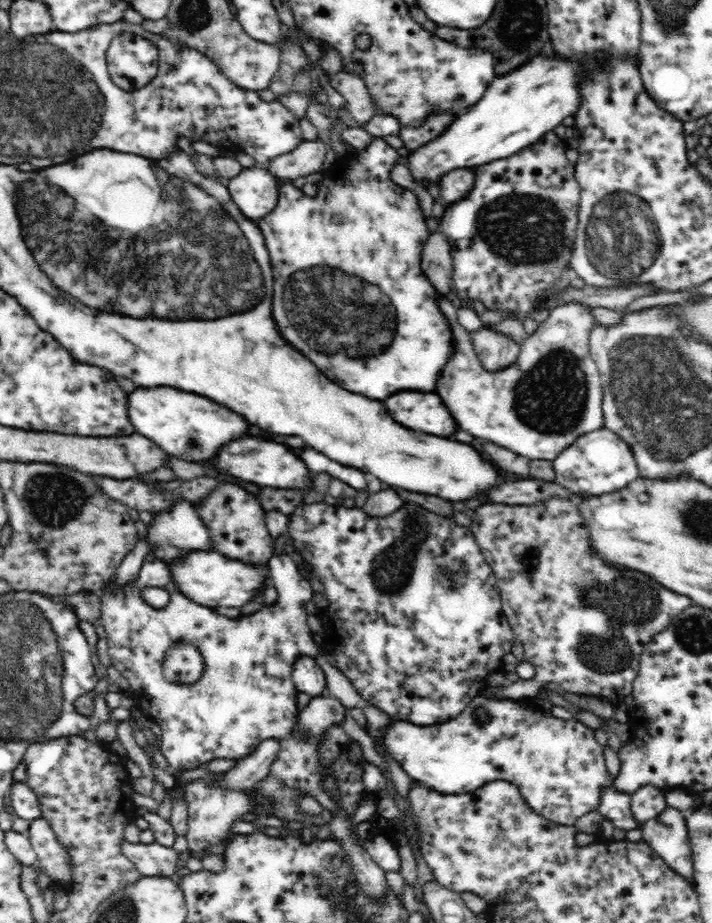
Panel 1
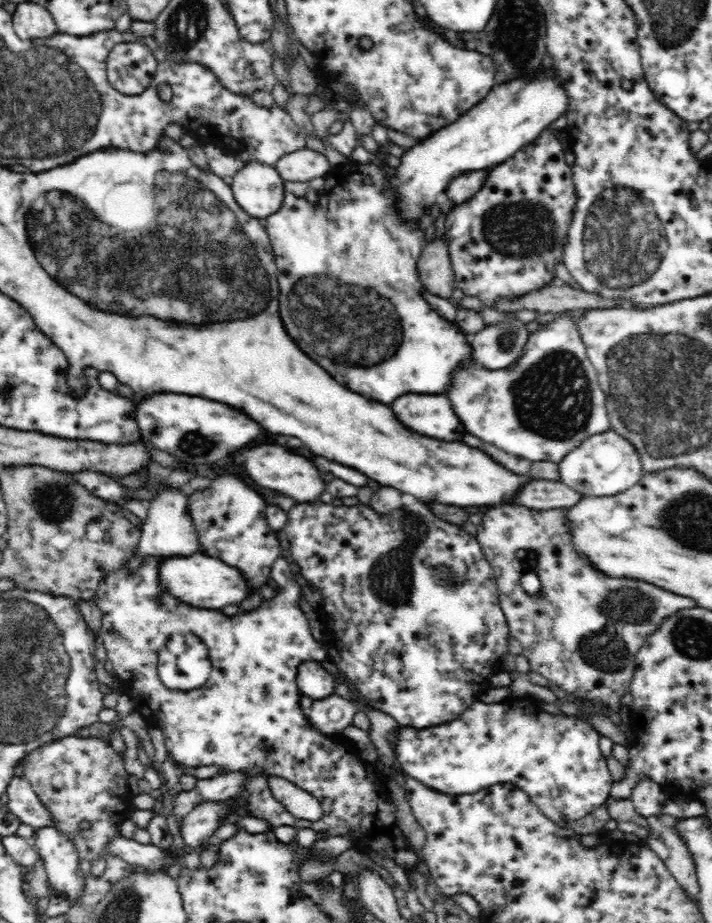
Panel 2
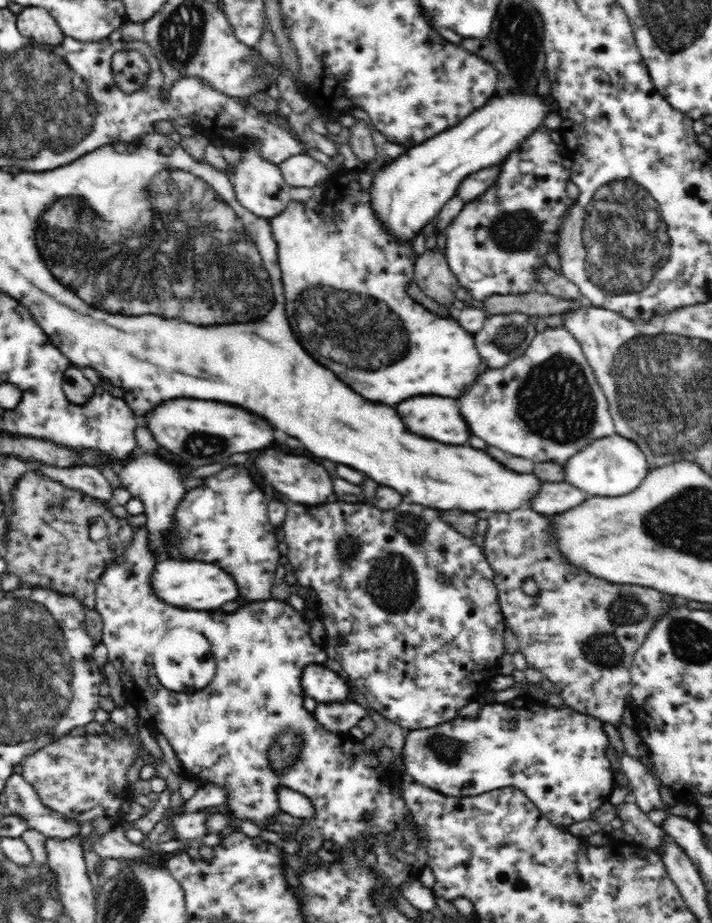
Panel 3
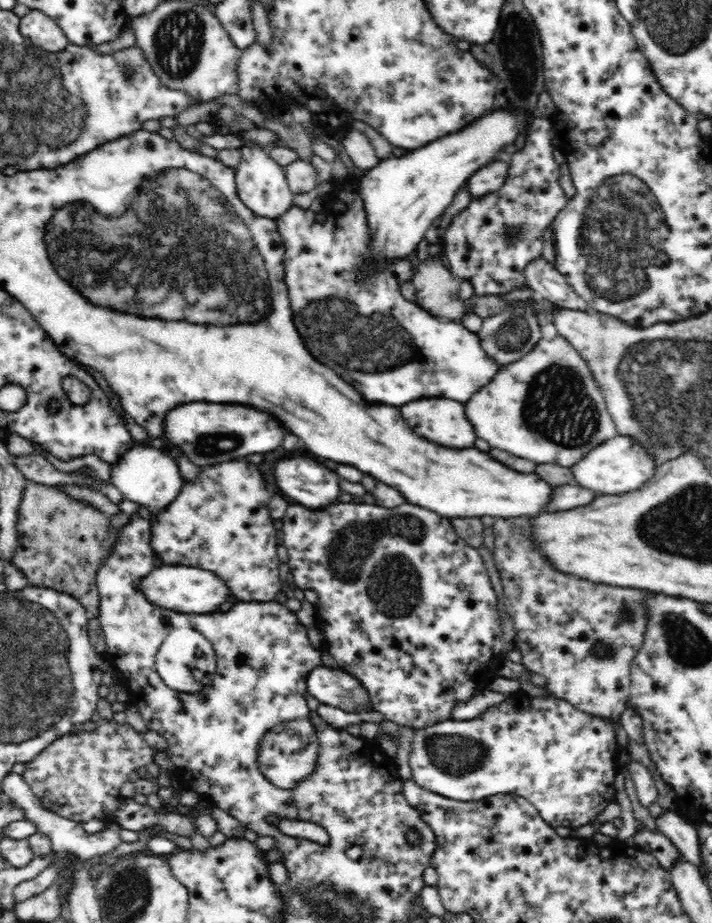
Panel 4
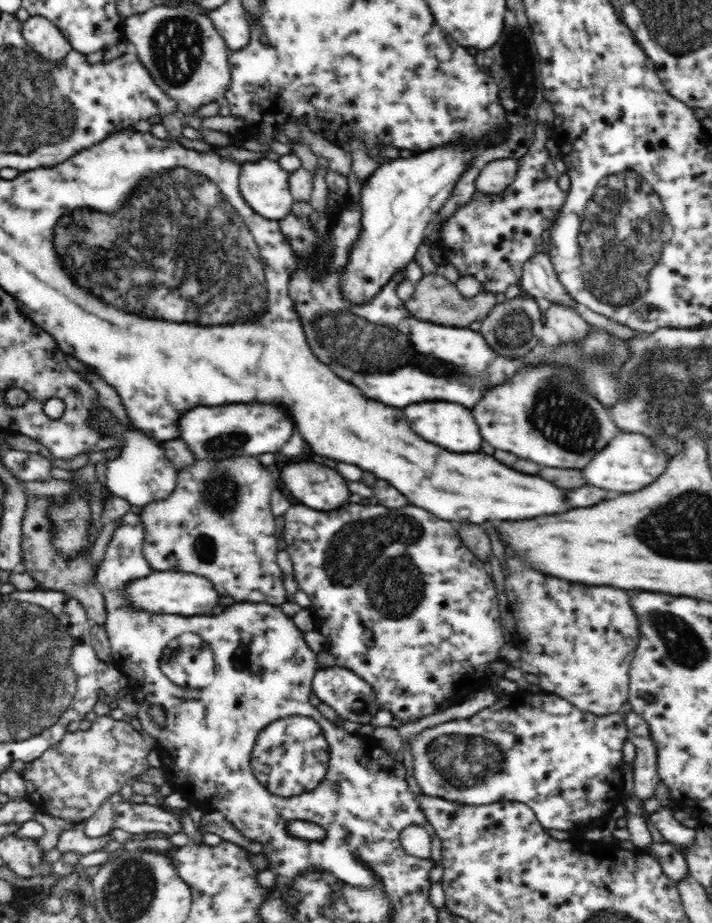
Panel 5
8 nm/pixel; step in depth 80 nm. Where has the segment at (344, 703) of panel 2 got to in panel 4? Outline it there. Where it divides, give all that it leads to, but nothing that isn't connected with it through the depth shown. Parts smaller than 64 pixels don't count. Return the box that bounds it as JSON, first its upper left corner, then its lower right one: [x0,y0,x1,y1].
[315,703,385,730]

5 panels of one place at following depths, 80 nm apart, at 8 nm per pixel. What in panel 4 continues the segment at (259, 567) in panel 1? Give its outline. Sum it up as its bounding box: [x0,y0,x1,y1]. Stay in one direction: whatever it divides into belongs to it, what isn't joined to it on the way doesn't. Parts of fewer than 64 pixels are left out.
[139,564,230,614]

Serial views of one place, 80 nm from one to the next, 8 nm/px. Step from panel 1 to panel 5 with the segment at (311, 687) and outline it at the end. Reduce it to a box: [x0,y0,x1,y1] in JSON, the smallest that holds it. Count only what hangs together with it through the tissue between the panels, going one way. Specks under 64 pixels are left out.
[312,667,380,725]

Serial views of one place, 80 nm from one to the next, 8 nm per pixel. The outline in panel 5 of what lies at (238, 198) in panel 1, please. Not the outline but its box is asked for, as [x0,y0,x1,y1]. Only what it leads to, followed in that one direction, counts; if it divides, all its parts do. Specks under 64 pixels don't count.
[240,158,295,221]

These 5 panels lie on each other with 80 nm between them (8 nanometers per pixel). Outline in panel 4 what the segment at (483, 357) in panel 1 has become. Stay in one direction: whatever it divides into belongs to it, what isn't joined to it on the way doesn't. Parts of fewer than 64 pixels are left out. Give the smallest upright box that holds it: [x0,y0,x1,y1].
[477,303,541,366]

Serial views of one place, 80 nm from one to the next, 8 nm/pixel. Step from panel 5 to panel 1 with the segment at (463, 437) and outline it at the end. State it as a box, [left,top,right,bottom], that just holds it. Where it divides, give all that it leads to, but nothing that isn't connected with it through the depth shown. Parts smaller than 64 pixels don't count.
[386,392,456,436]

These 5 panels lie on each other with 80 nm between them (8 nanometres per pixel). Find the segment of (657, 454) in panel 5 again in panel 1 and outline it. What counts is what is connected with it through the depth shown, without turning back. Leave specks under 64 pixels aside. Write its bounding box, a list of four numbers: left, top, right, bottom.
[552,427,641,496]

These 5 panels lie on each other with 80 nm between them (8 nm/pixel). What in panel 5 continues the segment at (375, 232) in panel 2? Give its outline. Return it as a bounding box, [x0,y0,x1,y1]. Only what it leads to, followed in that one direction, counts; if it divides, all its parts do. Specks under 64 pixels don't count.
[279,194,637,410]

